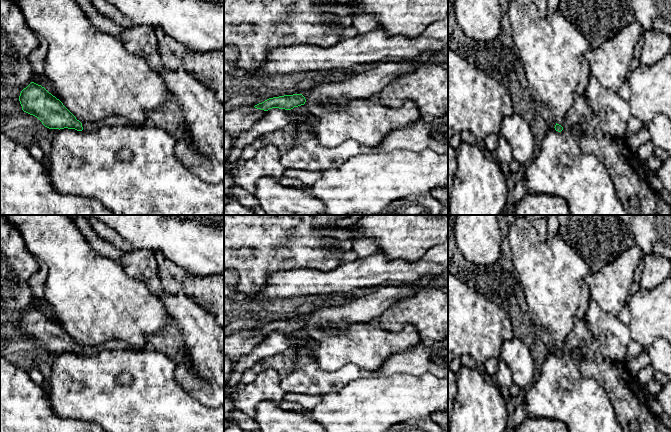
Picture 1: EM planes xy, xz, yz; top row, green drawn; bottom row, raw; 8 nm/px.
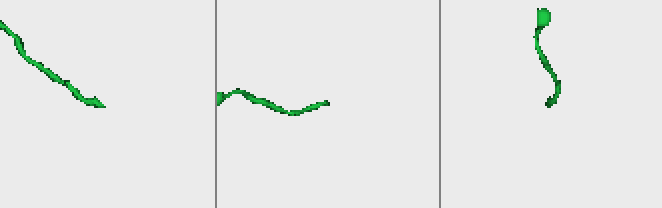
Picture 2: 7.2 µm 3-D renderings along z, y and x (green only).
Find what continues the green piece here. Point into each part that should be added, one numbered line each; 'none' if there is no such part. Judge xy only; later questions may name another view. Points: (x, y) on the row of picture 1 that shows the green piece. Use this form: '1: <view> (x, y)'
1: xy (112, 120)

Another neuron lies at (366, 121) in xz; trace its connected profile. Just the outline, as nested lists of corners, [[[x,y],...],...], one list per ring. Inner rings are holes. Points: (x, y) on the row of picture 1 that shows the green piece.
[[[374,99],[353,100],[344,108],[307,100],[304,105],[316,118],[311,130],[324,147],[336,147],[349,139],[365,146],[379,146],[390,131],[421,119],[417,105],[409,100],[400,108],[384,106]]]

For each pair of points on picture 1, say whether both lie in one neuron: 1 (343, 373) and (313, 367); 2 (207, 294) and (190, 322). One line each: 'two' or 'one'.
1: one
2: two

